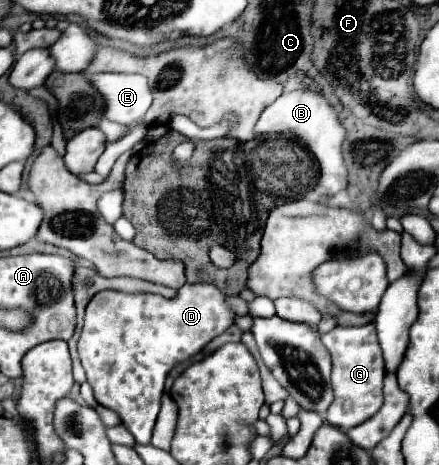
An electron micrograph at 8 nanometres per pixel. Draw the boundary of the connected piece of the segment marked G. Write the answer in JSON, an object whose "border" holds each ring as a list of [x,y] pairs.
{"border":[[[374,324],[336,326],[334,330],[322,336],[322,342],[332,356],[332,388],[334,388],[334,402],[326,410],[326,420],[332,426],[348,430],[372,418],[384,404],[382,380],[386,376],[386,370],[382,350],[378,346]]]}

